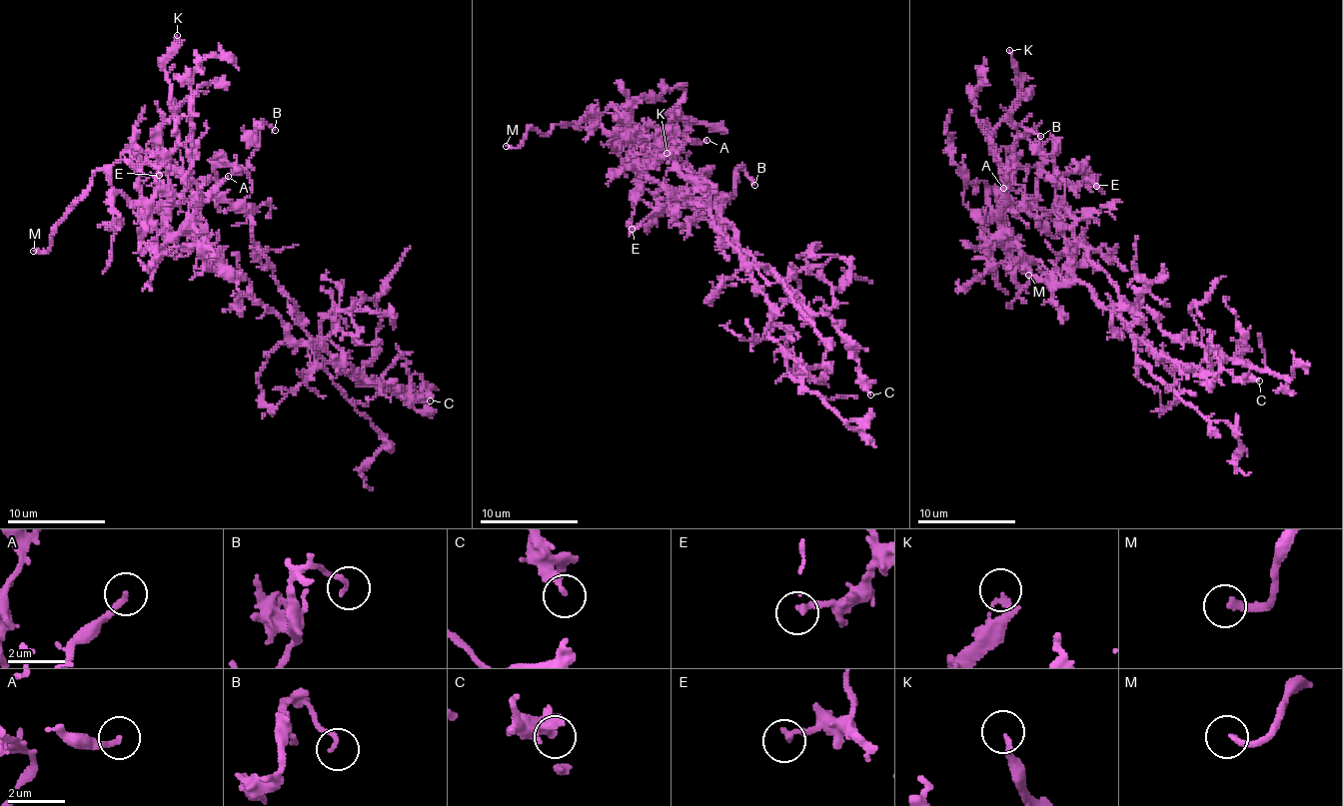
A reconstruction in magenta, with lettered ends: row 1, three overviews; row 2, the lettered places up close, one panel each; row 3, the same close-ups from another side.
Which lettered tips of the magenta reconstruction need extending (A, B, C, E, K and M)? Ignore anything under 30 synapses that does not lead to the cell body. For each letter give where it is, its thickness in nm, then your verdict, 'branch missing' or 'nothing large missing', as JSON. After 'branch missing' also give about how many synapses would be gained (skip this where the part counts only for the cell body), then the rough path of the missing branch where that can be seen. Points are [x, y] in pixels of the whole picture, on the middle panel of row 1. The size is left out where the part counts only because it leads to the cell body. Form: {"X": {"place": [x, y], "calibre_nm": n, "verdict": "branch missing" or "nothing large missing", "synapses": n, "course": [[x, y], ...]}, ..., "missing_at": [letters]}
{"A": {"place": [706, 140], "calibre_nm": 170, "verdict": "branch missing", "synapses": 120, "course": [[706, 140], [713, 140], [751, 170], [743, 160], [767, 147], [772, 134]]}, "B": {"place": [754, 185], "calibre_nm": 150, "verdict": "nothing large missing"}, "C": {"place": [870, 395], "calibre_nm": 320, "verdict": "nothing large missing"}, "E": {"place": [632, 229], "calibre_nm": 220, "verdict": "nothing large missing"}, "K": {"place": [667, 153], "calibre_nm": 200, "verdict": "nothing large missing"}, "M": {"place": [506, 146], "calibre_nm": 240, "verdict": "branch missing"}, "missing_at": ["A", "M"]}

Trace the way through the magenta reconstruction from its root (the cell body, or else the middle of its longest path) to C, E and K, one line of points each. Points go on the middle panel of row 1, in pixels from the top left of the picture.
C: (651, 180), (635, 193), (654, 210), (704, 204), (748, 263), (825, 314), (870, 395)
E: (651, 180), (667, 188), (659, 194), (659, 211), (647, 224), (637, 224), (632, 229)
K: (651, 180), (642, 173), (640, 164), (647, 153), (642, 131), (653, 127), (661, 135), (653, 161), (667, 153)

